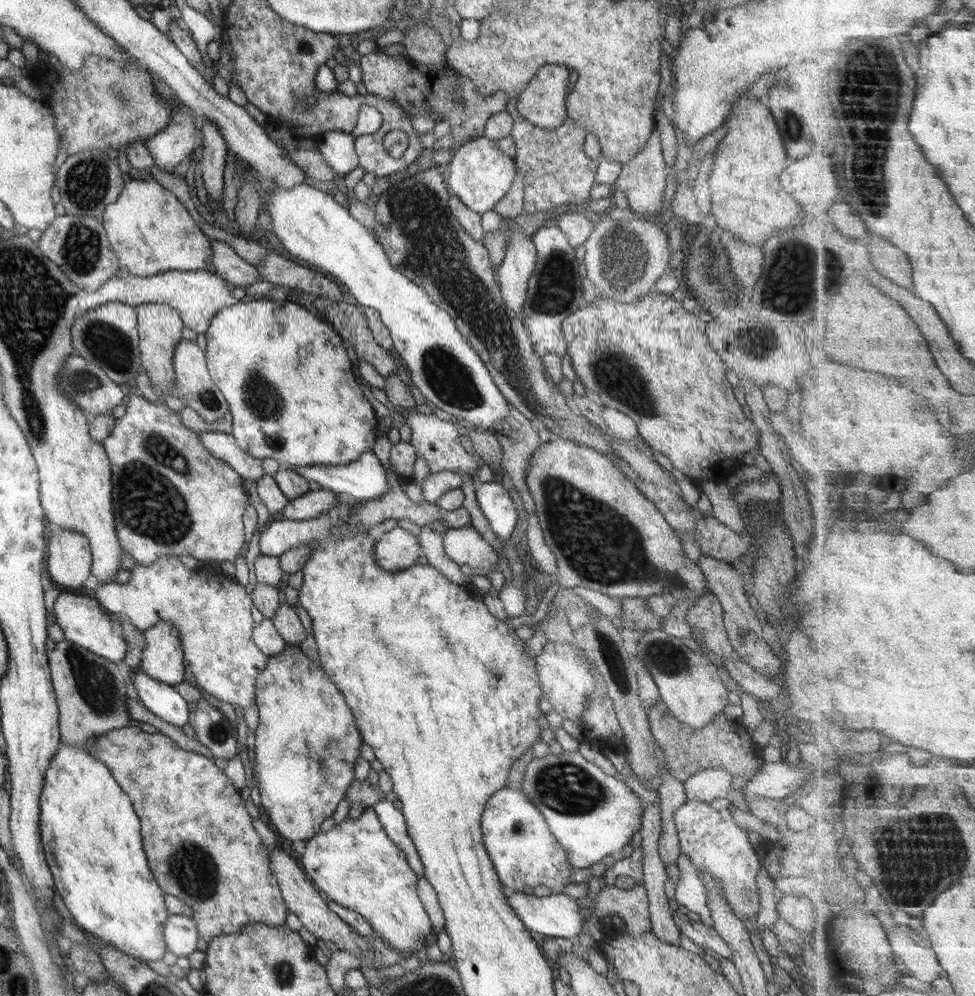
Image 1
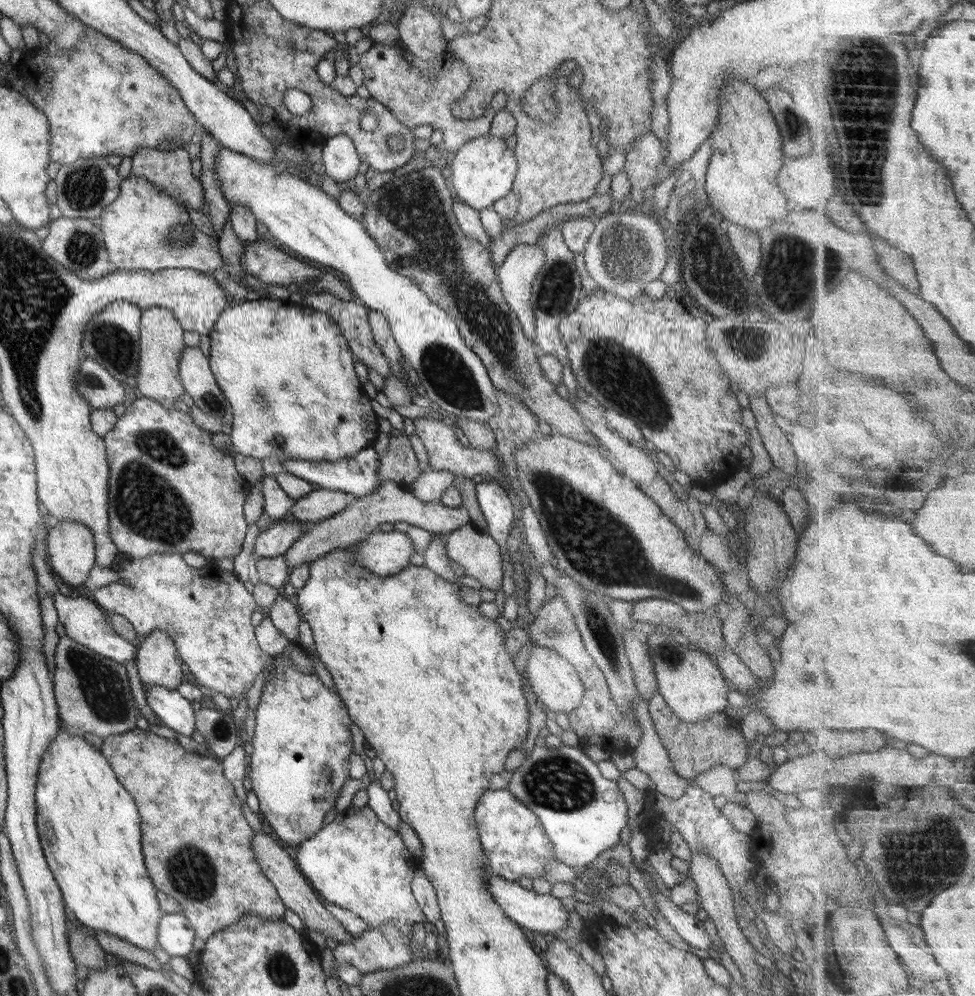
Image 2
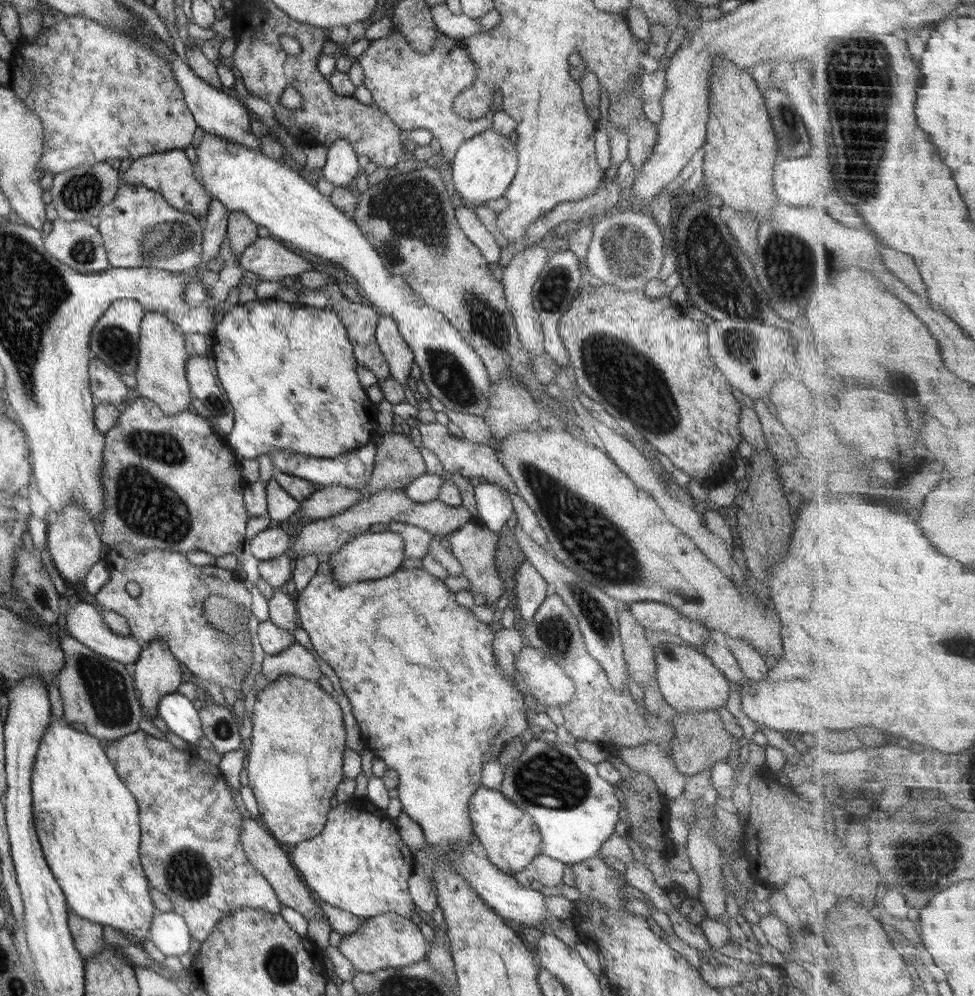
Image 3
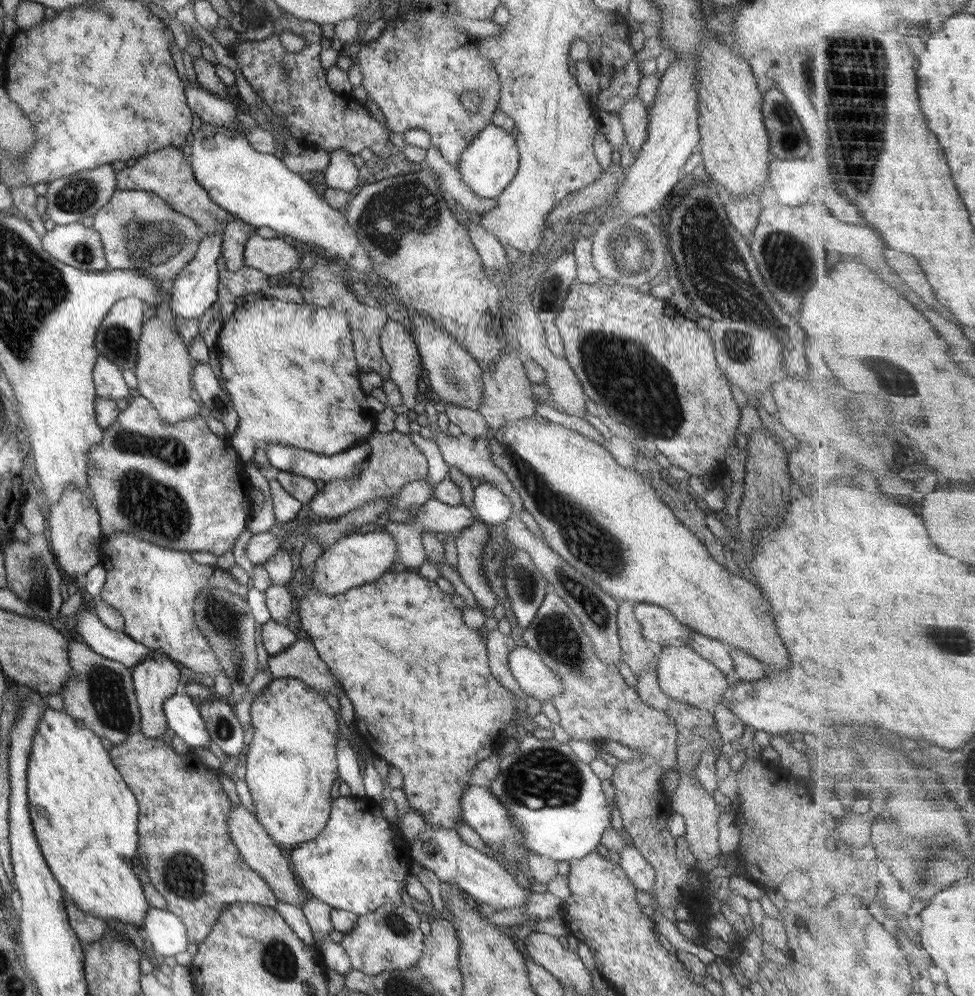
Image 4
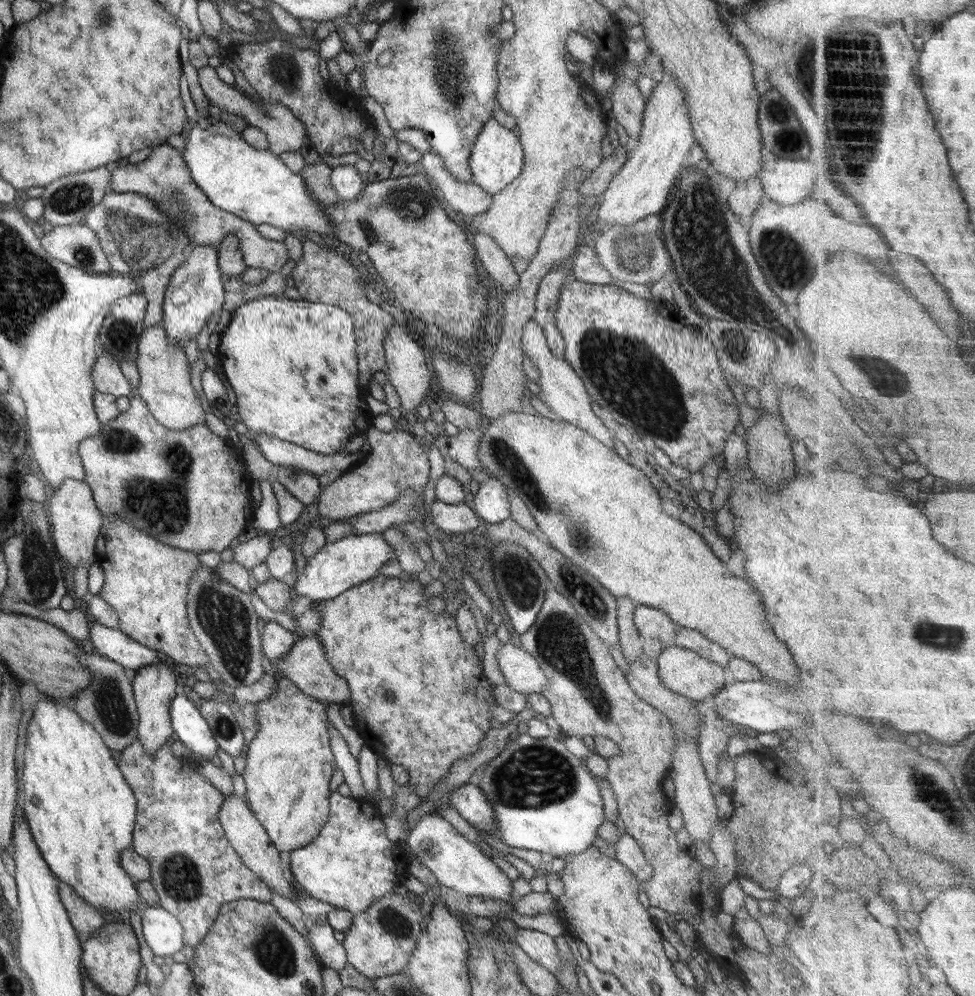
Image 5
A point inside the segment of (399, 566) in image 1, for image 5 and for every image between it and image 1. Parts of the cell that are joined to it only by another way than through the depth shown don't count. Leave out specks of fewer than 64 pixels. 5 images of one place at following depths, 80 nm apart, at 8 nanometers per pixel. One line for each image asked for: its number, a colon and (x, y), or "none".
2: (384, 554)
3: (367, 556)
4: (356, 559)
5: (340, 565)

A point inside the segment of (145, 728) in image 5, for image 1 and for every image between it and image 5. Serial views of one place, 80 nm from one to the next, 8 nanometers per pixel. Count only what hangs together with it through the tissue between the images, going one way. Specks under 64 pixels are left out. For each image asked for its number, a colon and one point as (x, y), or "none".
1: (162, 659)
2: (157, 661)
3: (156, 672)
4: (154, 678)

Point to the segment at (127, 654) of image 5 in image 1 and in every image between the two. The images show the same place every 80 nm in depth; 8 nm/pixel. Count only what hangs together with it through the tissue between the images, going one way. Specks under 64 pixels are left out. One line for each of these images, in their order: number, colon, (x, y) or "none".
1: (83, 622)
2: (83, 621)
3: (84, 624)
4: (113, 645)

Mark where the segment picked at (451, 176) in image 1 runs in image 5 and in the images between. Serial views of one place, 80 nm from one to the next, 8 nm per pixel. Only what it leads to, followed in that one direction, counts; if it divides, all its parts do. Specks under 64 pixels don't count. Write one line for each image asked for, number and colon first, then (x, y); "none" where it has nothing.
2: (482, 171)
3: (482, 167)
4: (487, 164)
5: (495, 159)

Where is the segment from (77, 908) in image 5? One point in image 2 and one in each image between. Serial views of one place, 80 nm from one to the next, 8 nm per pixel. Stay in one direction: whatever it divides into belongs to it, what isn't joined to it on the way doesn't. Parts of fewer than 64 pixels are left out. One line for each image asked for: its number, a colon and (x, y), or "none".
2: (84, 950)
3: (87, 936)
4: (88, 929)

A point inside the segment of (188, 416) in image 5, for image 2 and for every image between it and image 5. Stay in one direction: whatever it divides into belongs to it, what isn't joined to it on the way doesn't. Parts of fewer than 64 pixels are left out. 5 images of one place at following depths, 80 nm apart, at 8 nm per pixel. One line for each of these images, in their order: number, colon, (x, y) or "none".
2: (160, 341)
3: (160, 376)
4: (162, 371)

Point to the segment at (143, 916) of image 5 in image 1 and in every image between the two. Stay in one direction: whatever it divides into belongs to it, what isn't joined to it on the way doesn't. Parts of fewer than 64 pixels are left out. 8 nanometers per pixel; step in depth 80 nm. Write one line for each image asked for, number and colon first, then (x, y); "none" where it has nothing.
1: (180, 933)
2: (175, 934)
3: (169, 933)
4: (166, 933)

